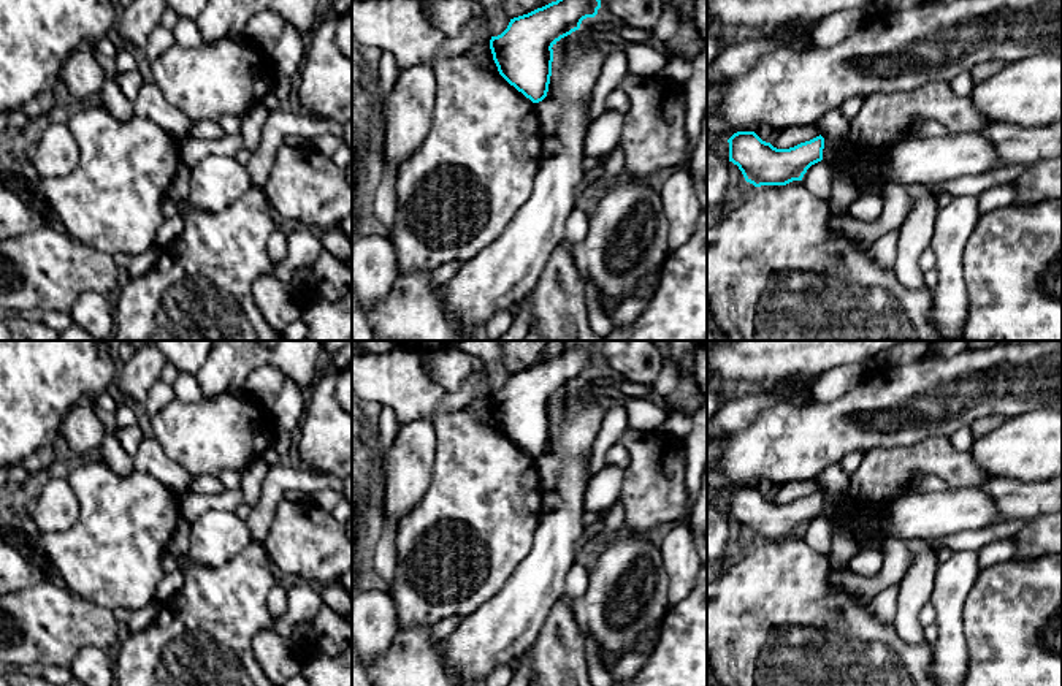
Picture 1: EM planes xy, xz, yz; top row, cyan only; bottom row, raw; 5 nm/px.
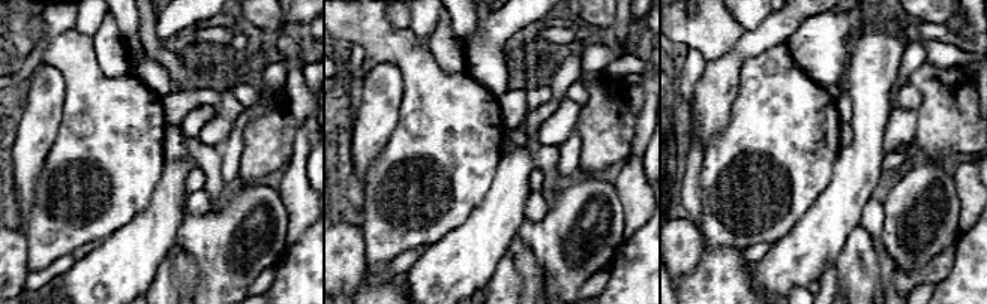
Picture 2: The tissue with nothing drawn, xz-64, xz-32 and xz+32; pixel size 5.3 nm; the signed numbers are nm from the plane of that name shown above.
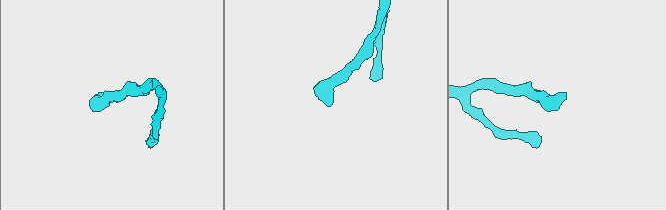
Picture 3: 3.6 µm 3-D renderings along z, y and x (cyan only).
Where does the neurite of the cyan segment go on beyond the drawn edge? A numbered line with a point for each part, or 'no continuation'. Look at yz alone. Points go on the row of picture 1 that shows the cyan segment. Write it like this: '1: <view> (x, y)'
no continuation

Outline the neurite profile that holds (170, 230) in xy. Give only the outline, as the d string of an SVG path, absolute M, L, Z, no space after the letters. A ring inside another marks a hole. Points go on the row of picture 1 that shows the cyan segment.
M179 215L165 219L155 236L155 249L160 250L171 244L182 231L184 220Z

